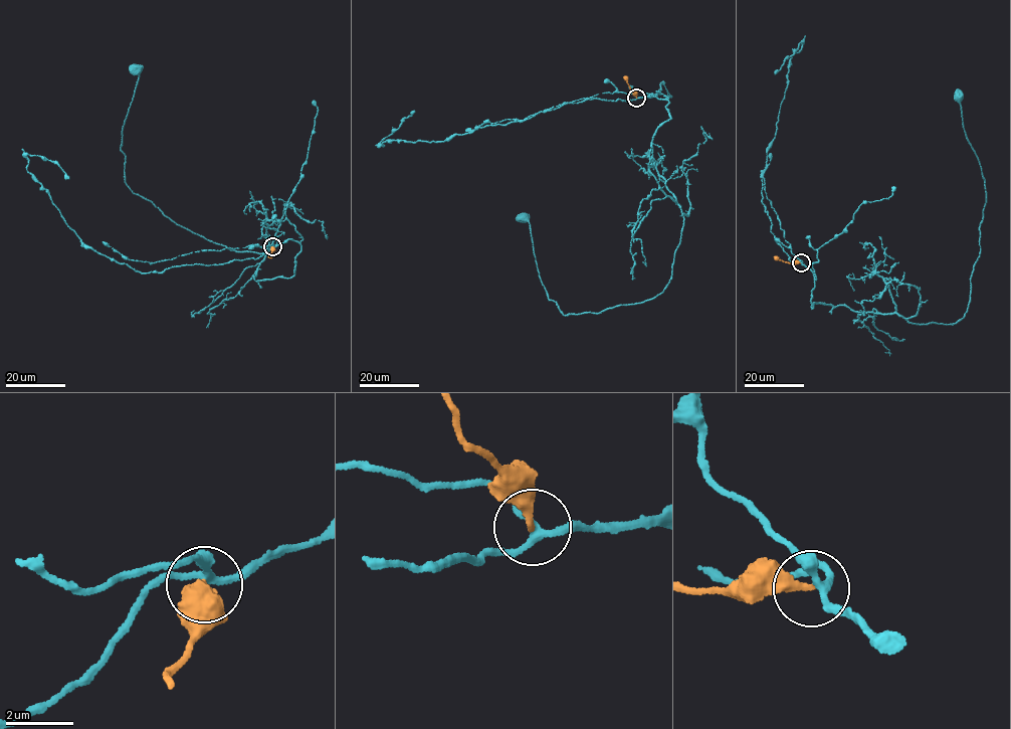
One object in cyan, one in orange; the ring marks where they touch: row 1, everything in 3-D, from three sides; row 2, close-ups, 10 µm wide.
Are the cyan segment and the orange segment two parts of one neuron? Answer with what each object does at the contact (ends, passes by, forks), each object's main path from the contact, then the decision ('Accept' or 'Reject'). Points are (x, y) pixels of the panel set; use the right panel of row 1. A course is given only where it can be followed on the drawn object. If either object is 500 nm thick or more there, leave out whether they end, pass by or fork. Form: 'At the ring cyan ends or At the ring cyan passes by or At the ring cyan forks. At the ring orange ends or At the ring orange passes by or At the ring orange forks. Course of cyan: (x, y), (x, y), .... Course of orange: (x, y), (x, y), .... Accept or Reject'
At the ring cyan forks. At the ring orange ends. Course of cyan: (801, 262), (815, 282), (812, 309), (960, 321), (986, 190), (959, 97). Course of orange: (801, 262), (785, 262), (774, 256). Reject

